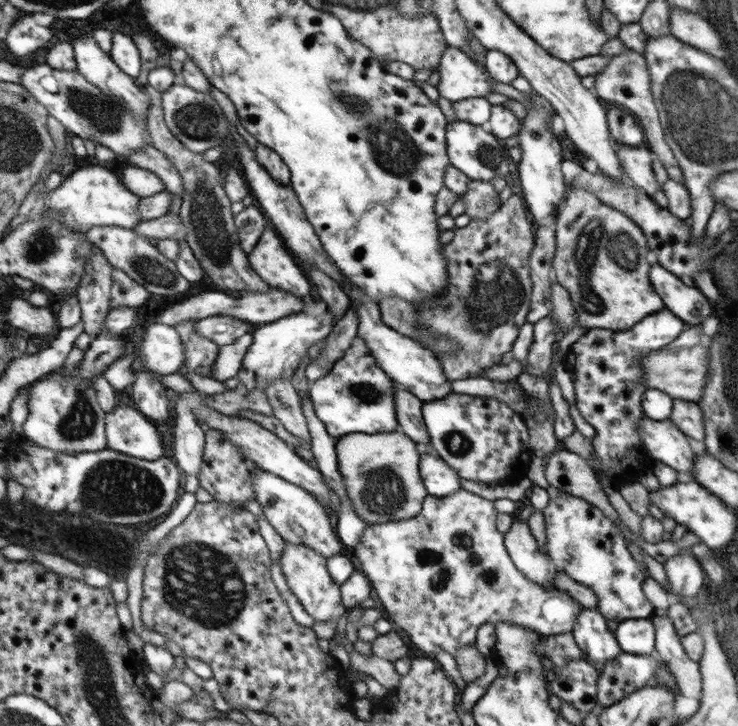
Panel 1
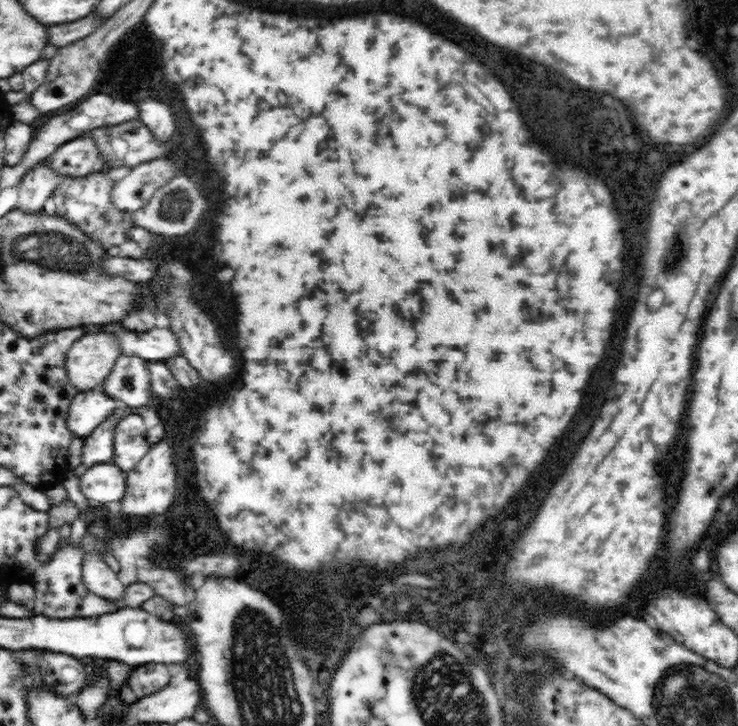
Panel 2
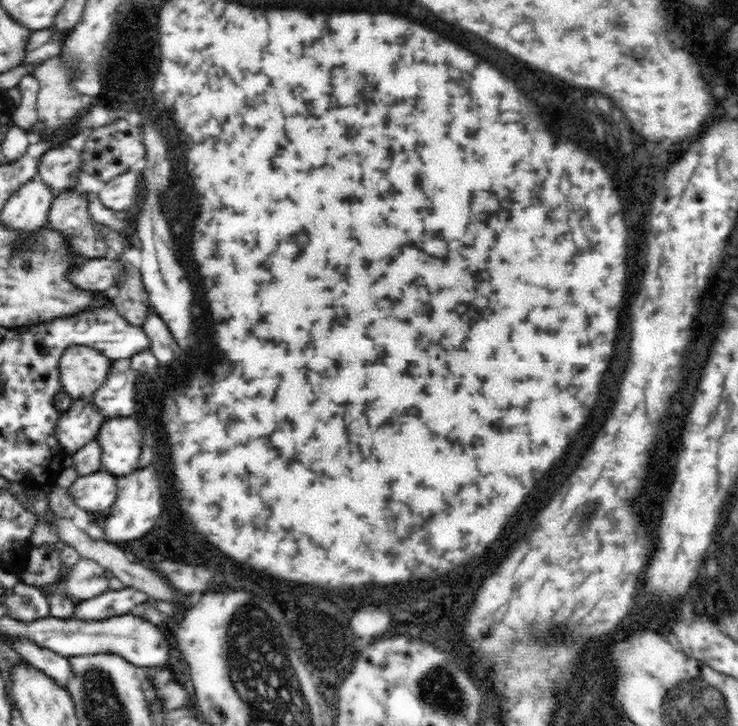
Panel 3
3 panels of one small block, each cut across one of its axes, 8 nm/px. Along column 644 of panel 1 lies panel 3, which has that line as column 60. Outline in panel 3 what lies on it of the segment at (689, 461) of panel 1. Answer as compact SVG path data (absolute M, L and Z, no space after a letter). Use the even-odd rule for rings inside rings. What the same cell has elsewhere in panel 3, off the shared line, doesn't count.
M73 399L72 406L56 423L56 439L65 454L73 456L82 446L97 438L108 418L91 401Z

